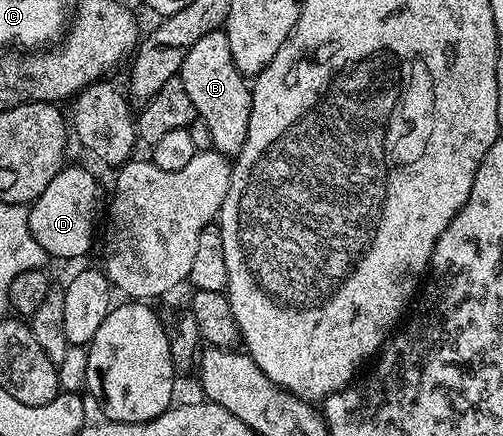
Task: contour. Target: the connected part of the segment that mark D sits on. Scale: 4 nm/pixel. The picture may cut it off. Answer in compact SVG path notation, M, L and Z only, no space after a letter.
M66 165L29 208L28 226L32 237L48 257L79 258L91 248L95 230L105 212L105 197L96 176L83 166Z

